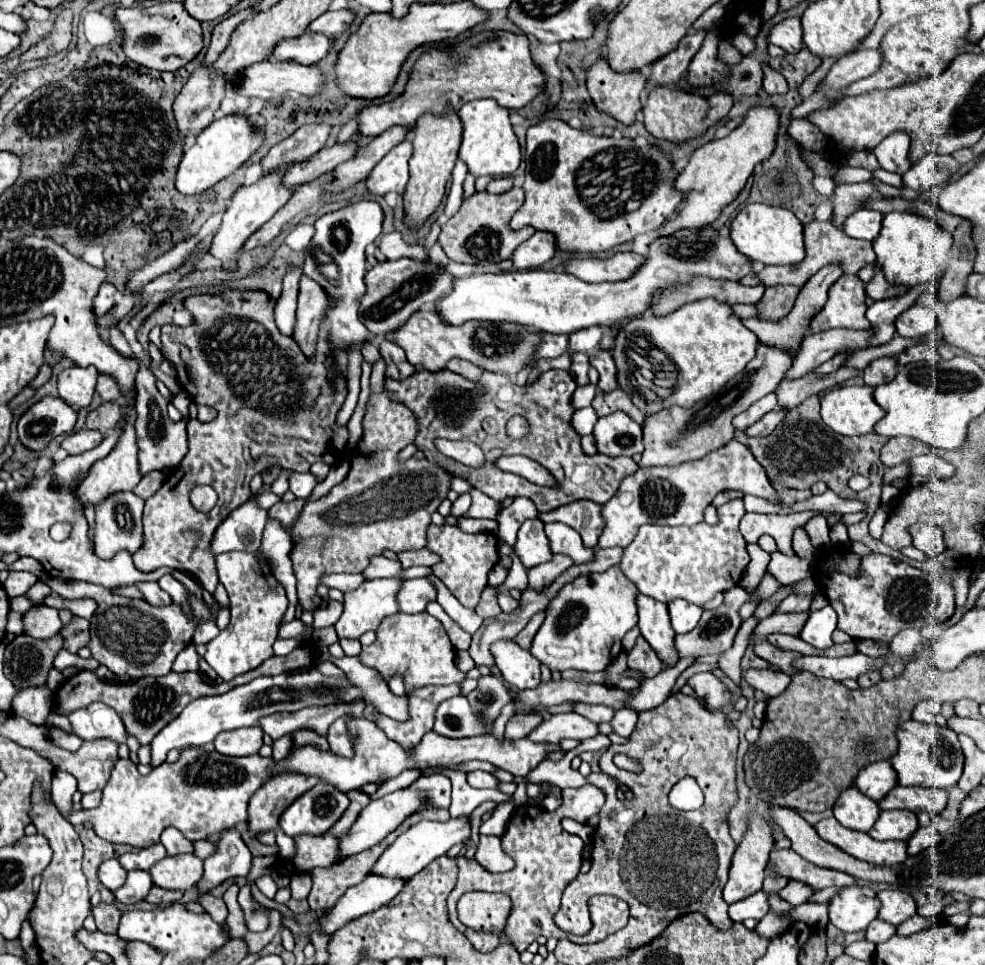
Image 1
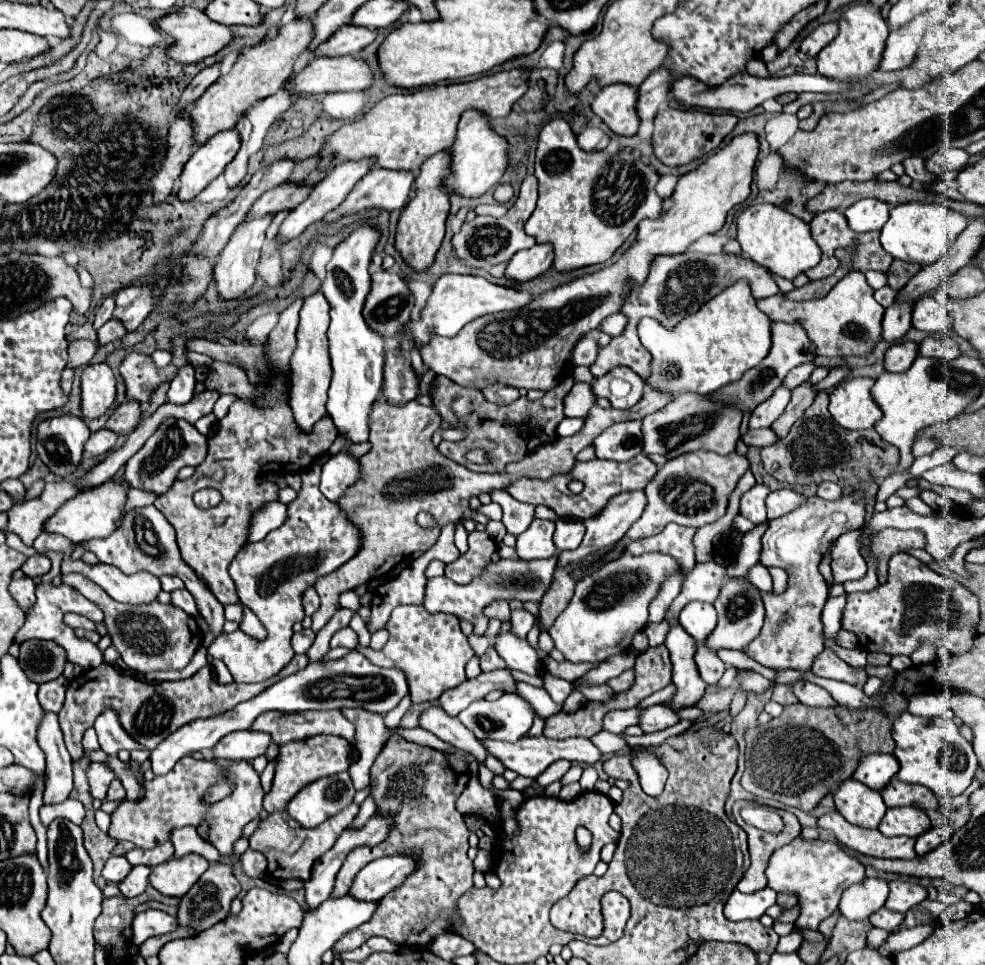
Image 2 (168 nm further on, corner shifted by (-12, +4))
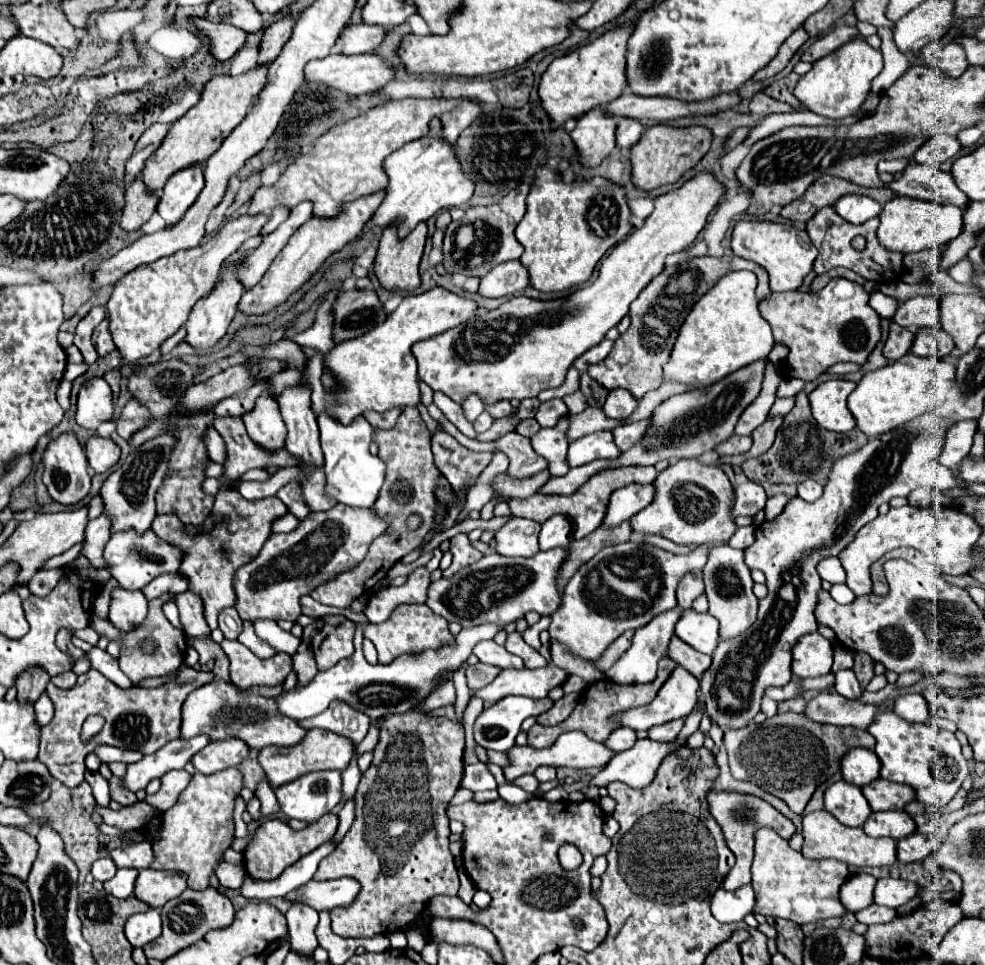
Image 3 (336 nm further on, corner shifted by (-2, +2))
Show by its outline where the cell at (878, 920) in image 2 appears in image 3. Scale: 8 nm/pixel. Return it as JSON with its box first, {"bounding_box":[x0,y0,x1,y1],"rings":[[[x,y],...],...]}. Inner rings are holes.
{"bounding_box":[856,904,896,926],"rings":[[[870,904],[868,908],[864,908],[862,912],[856,914],[856,920],[870,926],[870,924],[886,924],[892,922],[896,918],[896,910],[888,908],[888,906],[880,906],[880,904]]]}

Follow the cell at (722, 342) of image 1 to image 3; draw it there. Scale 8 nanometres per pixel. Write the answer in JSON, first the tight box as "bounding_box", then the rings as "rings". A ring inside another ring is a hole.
{"bounding_box":[664,270,774,388],"rings":[[[748,270],[728,272],[694,304],[680,328],[672,358],[664,366],[664,380],[704,388],[770,354],[774,336],[758,312],[756,284],[756,276]]]}

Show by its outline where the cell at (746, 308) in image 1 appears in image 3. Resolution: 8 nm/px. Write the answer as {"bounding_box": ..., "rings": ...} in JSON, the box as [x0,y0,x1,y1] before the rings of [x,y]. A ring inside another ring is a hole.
{"bounding_box":[760,280,880,382],"rings":[[[836,280],[818,292],[772,294],[768,300],[760,302],[760,314],[772,326],[776,342],[790,348],[786,358],[786,374],[790,378],[810,382],[836,362],[864,364],[880,342],[880,316],[868,304],[870,294],[856,284],[856,292],[850,298],[838,298],[834,294],[834,286]]]}

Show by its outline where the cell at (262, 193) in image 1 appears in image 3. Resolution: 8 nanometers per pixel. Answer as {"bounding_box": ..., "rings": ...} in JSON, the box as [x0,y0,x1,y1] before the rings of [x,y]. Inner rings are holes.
{"bounding_box":[184,260,244,350],"rings":[[[244,260],[228,266],[224,270],[222,282],[218,282],[212,288],[212,294],[208,294],[208,298],[204,298],[202,302],[198,302],[198,306],[194,306],[194,310],[192,310],[192,314],[190,314],[190,318],[186,322],[188,334],[186,334],[184,342],[188,342],[190,346],[194,346],[196,350],[208,350],[208,348],[216,346],[222,340],[222,336],[226,334],[226,330],[228,330],[228,326],[230,326],[230,322],[232,322],[234,314],[236,314],[236,304],[240,302],[240,298],[244,294],[242,284],[238,280],[234,280],[234,272],[238,270],[238,266],[242,266],[242,262]]]}

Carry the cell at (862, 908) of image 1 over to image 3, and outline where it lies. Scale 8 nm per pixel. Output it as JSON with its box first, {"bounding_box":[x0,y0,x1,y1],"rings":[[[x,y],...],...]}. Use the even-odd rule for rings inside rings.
{"bounding_box":[840,874,876,914],"rings":[[[854,874],[850,876],[842,888],[840,888],[840,902],[844,904],[844,908],[852,914],[856,914],[858,910],[864,910],[866,906],[870,906],[872,894],[874,894],[874,886],[876,886],[876,878],[870,874]]]}

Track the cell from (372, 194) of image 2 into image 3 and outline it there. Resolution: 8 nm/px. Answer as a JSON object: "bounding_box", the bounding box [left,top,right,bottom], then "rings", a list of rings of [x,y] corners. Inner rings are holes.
{"bounding_box":[238,190,382,316],"rings":[[[382,190],[378,194],[350,202],[350,206],[342,208],[338,218],[310,218],[306,222],[306,226],[302,226],[302,230],[298,230],[298,234],[294,234],[294,238],[290,238],[288,246],[282,248],[278,258],[274,258],[274,262],[272,262],[270,270],[264,274],[264,278],[252,290],[244,292],[244,296],[238,302],[238,310],[246,316],[258,316],[258,314],[268,314],[276,306],[286,302],[294,292],[298,292],[320,270],[320,266],[326,262],[328,256],[342,250],[348,242],[352,242],[360,234],[362,226],[366,224],[366,218],[370,218],[370,214],[374,214],[374,206],[378,206],[378,198],[382,198]]]}

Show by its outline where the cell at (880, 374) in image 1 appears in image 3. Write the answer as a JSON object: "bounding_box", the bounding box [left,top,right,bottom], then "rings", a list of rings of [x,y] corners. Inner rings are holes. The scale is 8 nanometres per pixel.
{"bounding_box":[884,322,914,362],"rings":[[[890,322],[890,336],[884,344],[884,356],[894,362],[910,352],[910,346],[914,342],[914,334],[908,328],[898,326],[896,322]]]}

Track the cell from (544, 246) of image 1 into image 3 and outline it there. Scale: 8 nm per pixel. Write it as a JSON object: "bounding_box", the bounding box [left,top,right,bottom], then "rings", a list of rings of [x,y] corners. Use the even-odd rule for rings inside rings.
{"bounding_box":[478,260,528,298],"rings":[[[514,260],[502,266],[494,266],[494,270],[490,270],[480,280],[478,294],[486,298],[502,298],[502,296],[512,296],[524,290],[526,286],[528,286],[526,270],[518,260]]]}

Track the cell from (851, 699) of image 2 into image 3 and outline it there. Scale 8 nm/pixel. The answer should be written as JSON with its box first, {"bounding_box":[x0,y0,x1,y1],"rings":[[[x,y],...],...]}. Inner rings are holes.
{"bounding_box":[868,712,968,806],"rings":[[[880,712],[868,732],[876,738],[874,752],[882,762],[880,776],[886,780],[908,784],[910,788],[914,788],[916,800],[926,806],[946,806],[968,776],[968,762],[964,760],[960,742],[952,732],[938,730],[932,724],[906,722],[894,712]]]}

